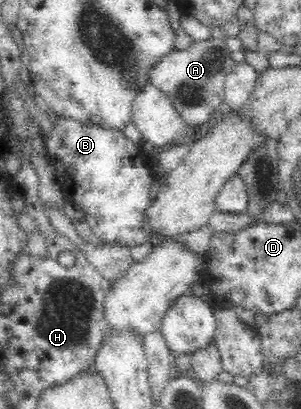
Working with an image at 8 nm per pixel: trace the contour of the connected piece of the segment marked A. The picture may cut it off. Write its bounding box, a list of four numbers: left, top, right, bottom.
[147,37,236,131]

